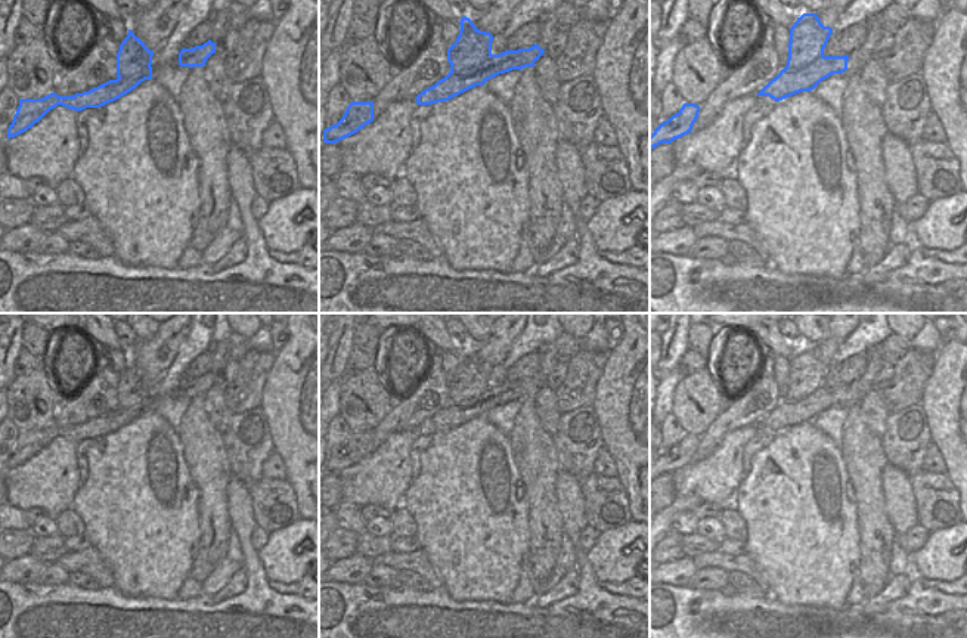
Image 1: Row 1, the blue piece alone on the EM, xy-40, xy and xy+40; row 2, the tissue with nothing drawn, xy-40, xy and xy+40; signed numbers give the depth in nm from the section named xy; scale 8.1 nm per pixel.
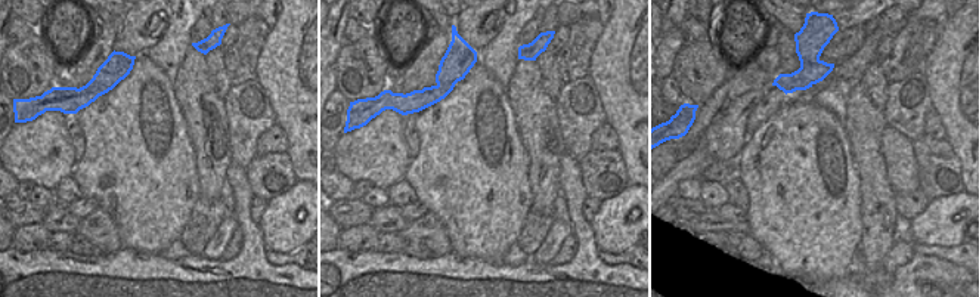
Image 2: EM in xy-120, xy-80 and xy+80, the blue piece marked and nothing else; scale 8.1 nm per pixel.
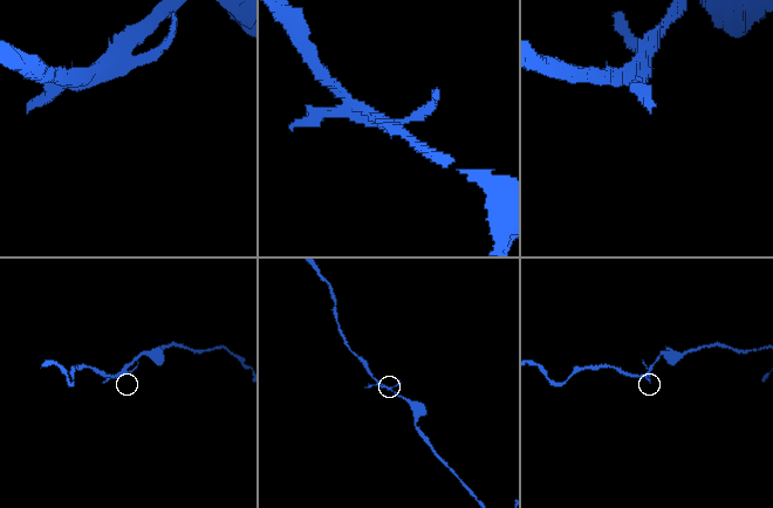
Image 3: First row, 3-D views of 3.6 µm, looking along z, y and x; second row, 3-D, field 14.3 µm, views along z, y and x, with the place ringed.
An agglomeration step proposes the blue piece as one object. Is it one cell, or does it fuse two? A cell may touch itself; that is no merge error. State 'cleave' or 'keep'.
cleave

